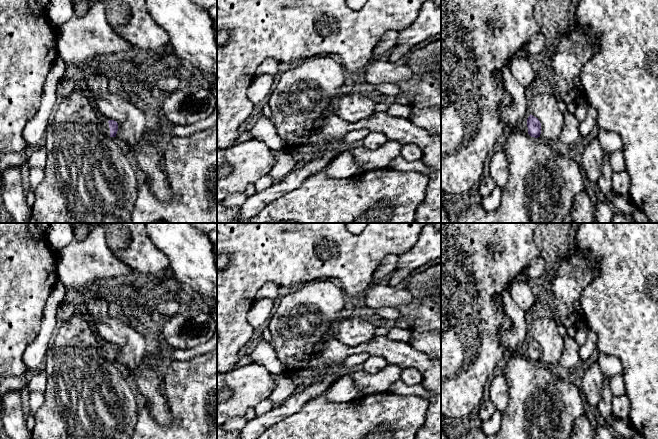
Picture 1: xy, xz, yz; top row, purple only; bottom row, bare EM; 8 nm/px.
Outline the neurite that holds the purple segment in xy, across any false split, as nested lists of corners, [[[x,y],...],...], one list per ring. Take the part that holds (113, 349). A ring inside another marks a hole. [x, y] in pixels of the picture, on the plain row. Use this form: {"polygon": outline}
{"polygon": [[[104,341],[99,342],[100,350],[103,354],[103,356],[110,360],[110,361],[116,361],[117,355],[118,355],[118,347],[114,344],[109,344]]]}

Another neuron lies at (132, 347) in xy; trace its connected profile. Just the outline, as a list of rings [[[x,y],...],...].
[[[88,295],[81,308],[85,311],[100,340],[118,347],[116,362],[125,366],[131,373],[139,392],[146,399],[146,405],[149,407],[153,419],[161,425],[170,423],[172,416],[169,412],[169,403],[163,388],[163,372],[156,370],[146,360],[147,342],[145,338],[127,324],[112,318],[109,315],[109,302],[102,297]]]

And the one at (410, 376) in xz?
[[[406,368],[401,370],[400,379],[408,386],[422,383],[423,376],[416,368]]]

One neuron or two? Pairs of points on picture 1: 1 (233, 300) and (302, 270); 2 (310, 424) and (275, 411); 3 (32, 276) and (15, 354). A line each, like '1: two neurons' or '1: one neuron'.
1: one neuron
2: two neurons
3: one neuron

